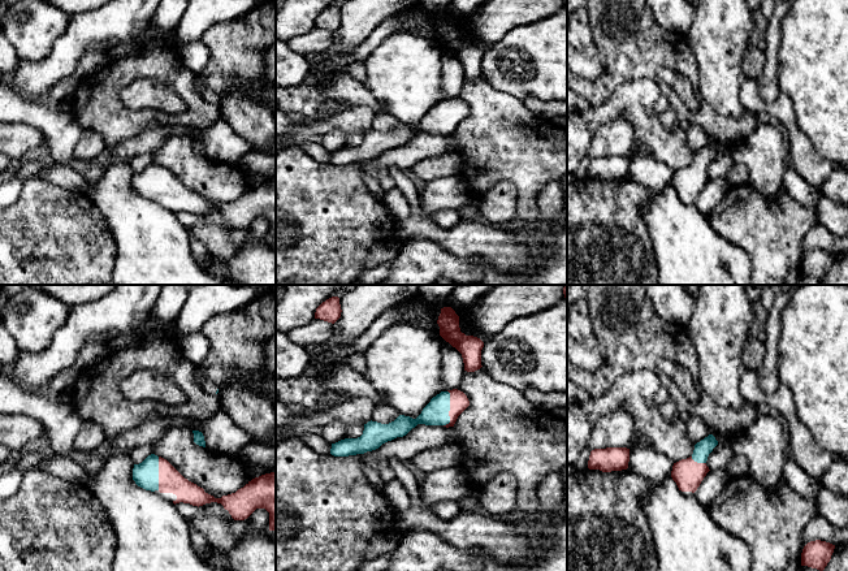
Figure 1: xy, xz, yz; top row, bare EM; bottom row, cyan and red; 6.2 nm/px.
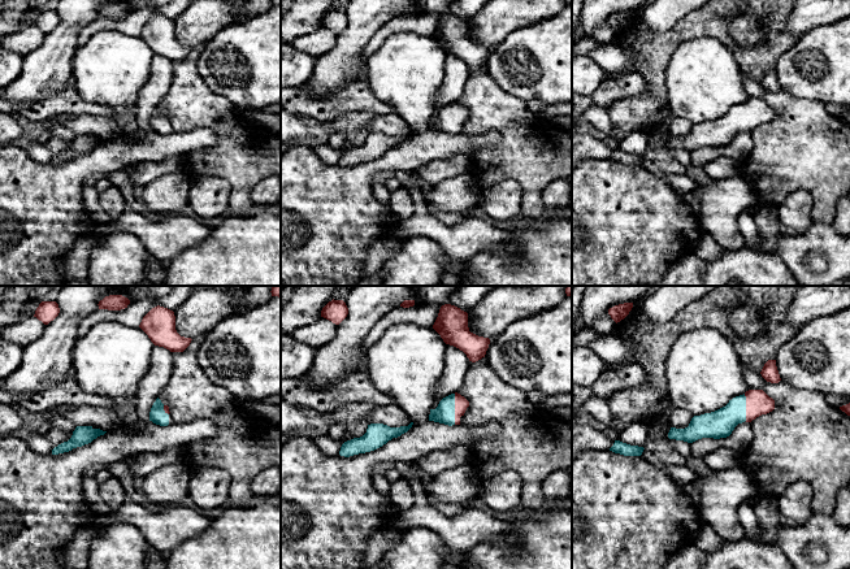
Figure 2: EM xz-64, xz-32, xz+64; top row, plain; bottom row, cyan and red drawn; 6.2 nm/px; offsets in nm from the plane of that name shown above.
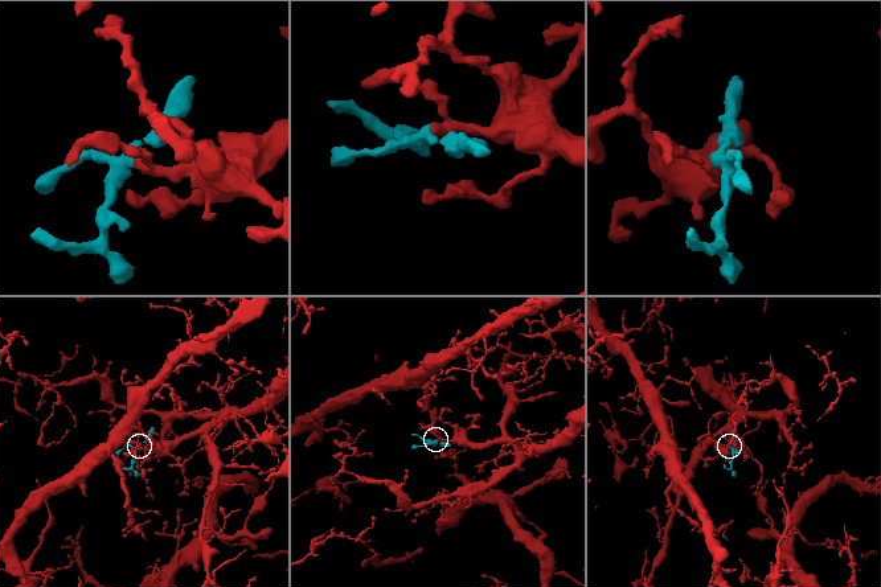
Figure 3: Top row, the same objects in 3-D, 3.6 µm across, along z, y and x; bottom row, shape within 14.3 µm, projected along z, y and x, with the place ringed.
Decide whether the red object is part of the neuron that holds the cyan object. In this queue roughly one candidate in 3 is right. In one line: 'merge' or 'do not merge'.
merge

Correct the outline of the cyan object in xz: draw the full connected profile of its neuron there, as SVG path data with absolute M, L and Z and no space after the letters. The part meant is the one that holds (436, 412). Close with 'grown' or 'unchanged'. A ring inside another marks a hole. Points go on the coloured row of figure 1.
M458 390L441 392L431 399L421 414L412 419L399 415L389 424L368 421L358 438L345 438L332 444L330 454L349 457L378 449L382 444L406 436L417 424L454 427L458 416L470 406L467 395Z; grown

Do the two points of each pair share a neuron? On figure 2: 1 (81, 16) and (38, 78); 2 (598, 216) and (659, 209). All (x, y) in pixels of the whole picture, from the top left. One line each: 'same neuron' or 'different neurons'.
1: same neuron
2: same neuron

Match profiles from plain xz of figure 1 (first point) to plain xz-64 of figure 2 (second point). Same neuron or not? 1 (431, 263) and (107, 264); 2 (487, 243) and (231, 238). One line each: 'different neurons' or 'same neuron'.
1: same neuron
2: different neurons

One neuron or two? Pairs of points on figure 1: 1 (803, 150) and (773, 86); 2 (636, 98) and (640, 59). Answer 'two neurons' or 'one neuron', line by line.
1: two neurons
2: two neurons

